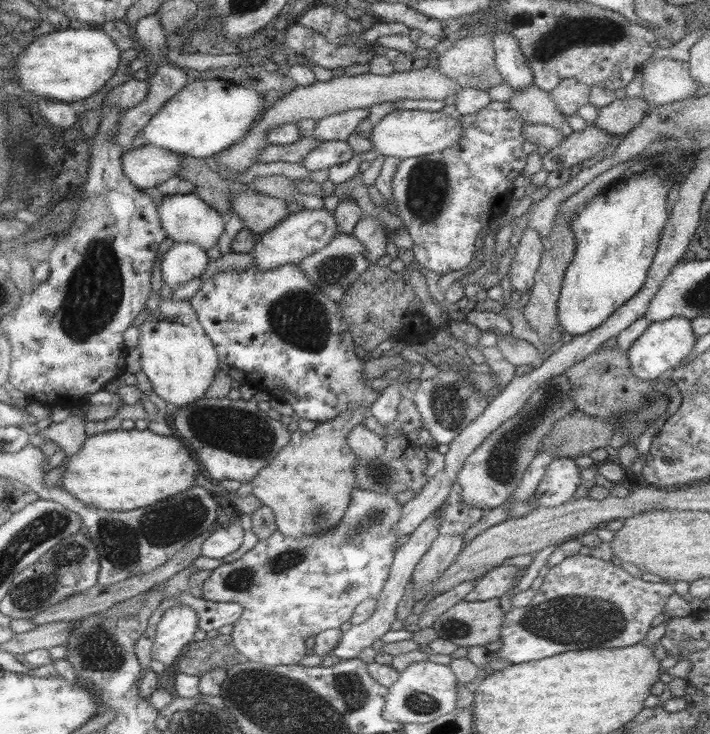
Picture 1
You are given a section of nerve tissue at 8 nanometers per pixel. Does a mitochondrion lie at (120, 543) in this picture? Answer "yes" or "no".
yes

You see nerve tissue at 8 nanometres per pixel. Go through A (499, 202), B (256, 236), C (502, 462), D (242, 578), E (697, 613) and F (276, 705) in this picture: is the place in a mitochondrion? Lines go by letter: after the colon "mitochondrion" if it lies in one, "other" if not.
A: other
B: other
C: mitochondrion
D: mitochondrion
E: other
F: mitochondrion

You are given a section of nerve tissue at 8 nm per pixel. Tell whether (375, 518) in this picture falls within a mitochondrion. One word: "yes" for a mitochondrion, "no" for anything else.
yes

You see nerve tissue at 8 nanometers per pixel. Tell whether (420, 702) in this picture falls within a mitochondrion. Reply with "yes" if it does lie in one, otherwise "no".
yes

